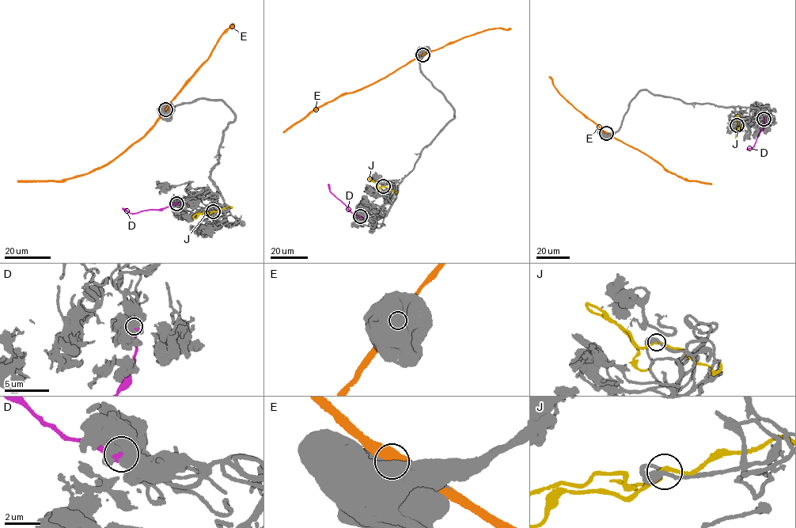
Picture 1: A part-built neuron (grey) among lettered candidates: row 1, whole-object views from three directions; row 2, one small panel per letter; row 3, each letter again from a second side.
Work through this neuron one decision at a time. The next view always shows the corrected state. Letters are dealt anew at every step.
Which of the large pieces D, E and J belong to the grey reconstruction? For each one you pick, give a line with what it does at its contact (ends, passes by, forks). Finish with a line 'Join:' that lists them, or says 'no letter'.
J: it passes by
Join: J

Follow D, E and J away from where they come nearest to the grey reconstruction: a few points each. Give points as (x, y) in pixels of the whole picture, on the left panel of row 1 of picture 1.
D: (176, 203), (134, 213), (122, 208)
E: (165, 109), (143, 137), (104, 166), (55, 182), (17, 180)
J: (213, 211), (207, 214), (202, 213), (212, 211)

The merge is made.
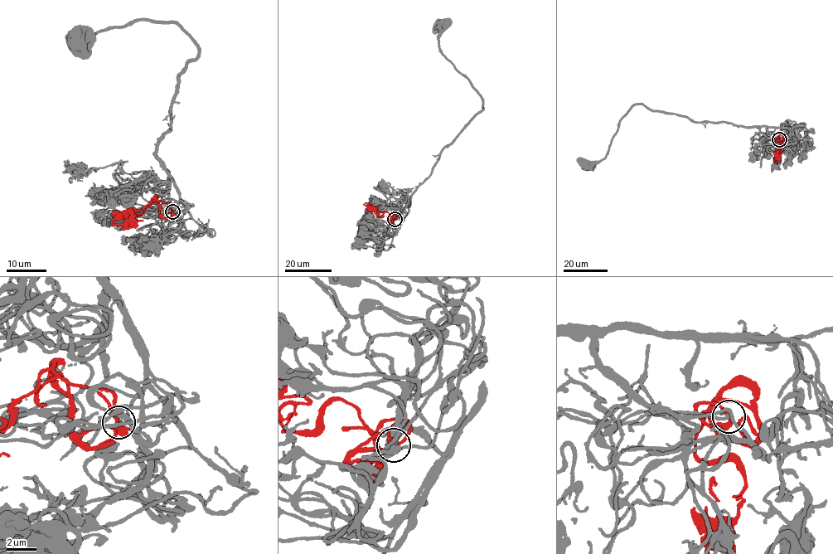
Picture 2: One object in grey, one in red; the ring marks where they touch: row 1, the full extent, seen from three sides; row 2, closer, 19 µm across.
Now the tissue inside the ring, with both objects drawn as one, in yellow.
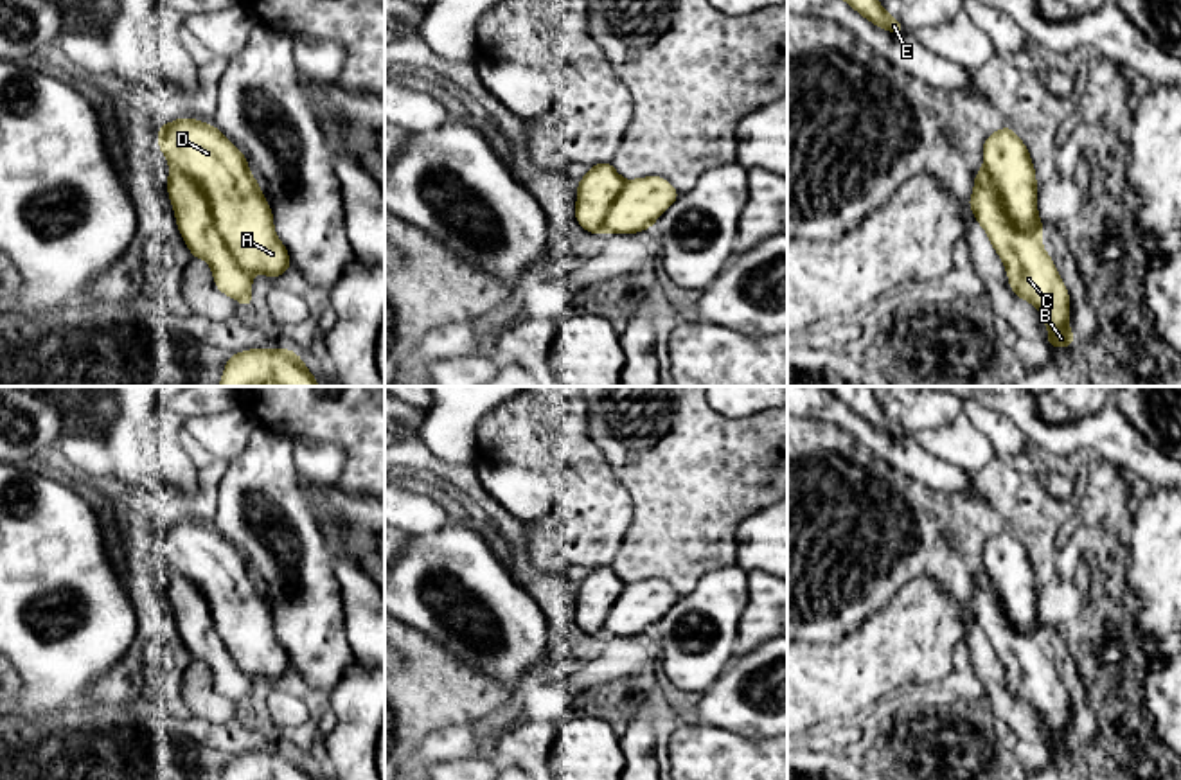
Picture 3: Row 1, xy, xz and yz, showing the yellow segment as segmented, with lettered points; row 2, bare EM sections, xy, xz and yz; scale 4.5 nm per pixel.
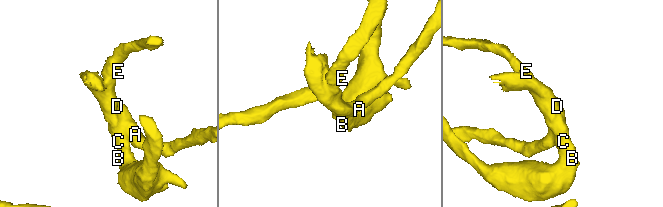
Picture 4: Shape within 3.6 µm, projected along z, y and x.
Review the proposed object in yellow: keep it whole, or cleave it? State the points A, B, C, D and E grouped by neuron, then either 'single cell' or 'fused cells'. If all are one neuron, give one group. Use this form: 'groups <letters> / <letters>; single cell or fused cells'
groups A B C D E; single cell

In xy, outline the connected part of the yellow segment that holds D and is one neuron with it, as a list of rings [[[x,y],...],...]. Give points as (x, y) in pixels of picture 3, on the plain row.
[[[189,519],[176,521],[171,527],[160,527],[156,543],[171,568],[167,595],[185,647],[194,661],[205,661],[210,667],[216,690],[248,712],[253,708],[252,679],[264,676],[275,681],[291,670],[291,661],[273,633],[271,611],[257,582],[250,577],[244,557],[218,530]]]

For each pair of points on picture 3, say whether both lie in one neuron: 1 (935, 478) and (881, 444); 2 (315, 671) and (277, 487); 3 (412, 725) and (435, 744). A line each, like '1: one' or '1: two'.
1: one
2: one
3: two

